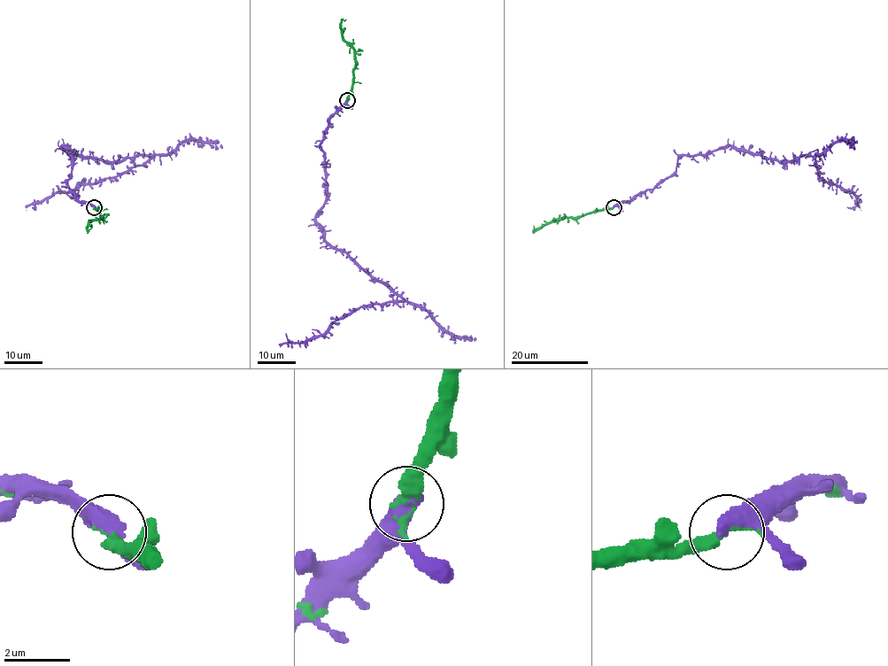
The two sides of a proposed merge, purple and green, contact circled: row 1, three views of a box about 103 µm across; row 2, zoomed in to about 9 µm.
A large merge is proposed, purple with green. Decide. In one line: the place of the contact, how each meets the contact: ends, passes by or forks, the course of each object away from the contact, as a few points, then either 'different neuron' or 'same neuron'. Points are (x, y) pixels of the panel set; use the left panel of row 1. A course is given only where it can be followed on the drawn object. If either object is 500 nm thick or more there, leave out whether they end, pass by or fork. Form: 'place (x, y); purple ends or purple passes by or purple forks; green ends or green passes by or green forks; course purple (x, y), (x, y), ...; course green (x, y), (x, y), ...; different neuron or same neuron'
place (94, 207); purple passes by; green passes by; course purple (93, 207), (68, 187), (72, 151), (64, 145), (105, 161), (149, 158), (26, 210); course green (93, 207), (101, 217), (93, 219), (88, 228), (92, 226); same neuron

